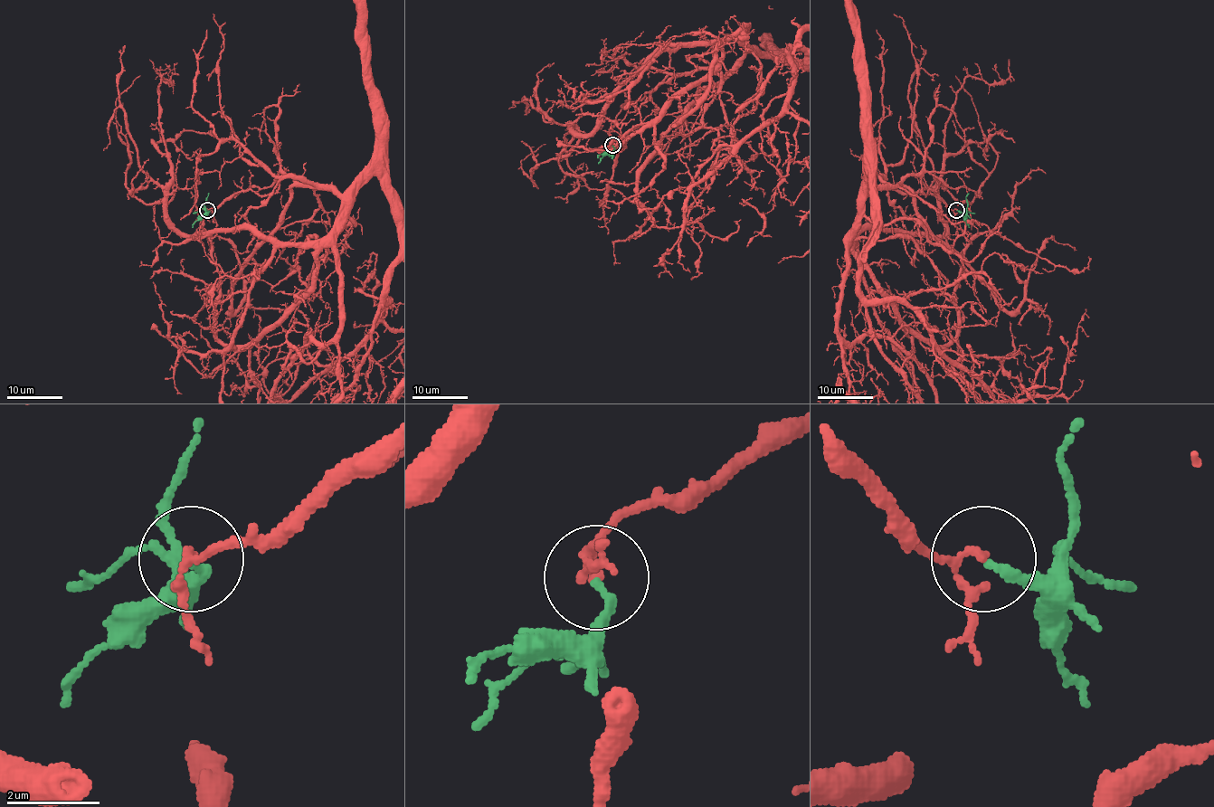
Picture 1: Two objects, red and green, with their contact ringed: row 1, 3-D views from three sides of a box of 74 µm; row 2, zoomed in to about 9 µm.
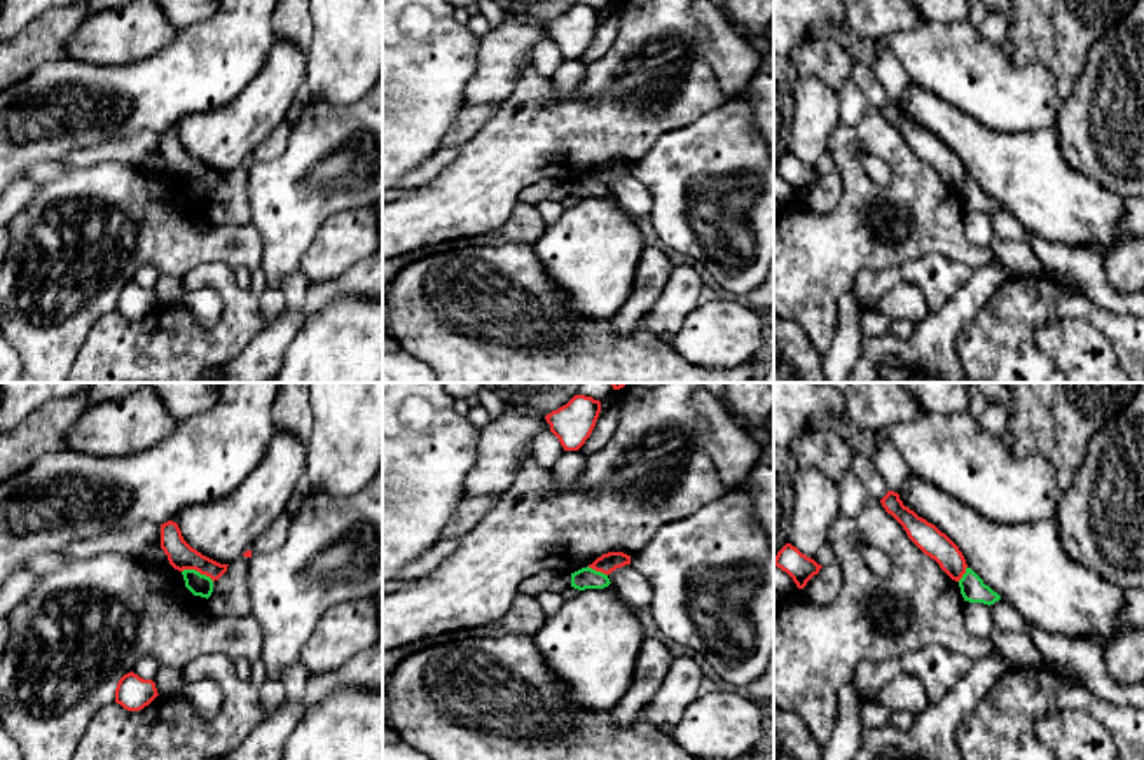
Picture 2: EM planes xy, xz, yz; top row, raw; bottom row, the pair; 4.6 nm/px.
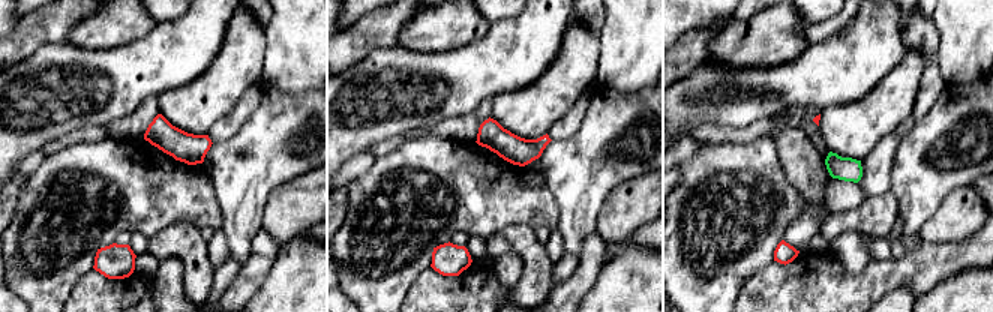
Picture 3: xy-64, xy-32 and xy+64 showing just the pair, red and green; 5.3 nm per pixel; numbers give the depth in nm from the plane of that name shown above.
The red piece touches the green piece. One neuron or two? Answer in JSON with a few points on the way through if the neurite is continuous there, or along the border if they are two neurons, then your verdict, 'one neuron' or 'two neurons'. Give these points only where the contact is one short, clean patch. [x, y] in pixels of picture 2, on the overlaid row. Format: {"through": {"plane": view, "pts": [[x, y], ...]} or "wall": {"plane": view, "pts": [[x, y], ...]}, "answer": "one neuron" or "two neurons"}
{"wall": {"plane": "xy", "pts": [[182, 570], [198, 570], [213, 580]]}, "answer": "two neurons"}

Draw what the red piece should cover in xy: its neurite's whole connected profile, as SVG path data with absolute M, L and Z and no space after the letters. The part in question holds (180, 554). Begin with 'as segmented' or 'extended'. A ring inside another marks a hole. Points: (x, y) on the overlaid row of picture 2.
as segmented | M168 521L161 524L161 549L168 556L169 564L178 570L196 570L201 575L210 577L213 582L218 580L229 564L220 564L196 549L192 549L182 536L176 522Z

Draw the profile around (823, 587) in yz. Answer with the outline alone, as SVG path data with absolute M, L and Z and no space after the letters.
M823 566L817 575L814 575L803 591L816 603L833 603L842 587L842 571L837 566Z

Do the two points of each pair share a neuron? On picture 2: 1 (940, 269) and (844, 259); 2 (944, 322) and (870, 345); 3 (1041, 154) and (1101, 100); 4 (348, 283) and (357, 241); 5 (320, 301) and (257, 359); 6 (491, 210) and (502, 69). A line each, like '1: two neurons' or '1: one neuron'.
1: two neurons
2: one neuron
3: two neurons
4: two neurons
5: two neurons
6: two neurons

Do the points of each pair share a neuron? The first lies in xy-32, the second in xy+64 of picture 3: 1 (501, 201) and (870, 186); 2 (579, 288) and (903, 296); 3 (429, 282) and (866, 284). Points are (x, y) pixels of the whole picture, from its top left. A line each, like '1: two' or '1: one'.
1: two
2: one
3: one

